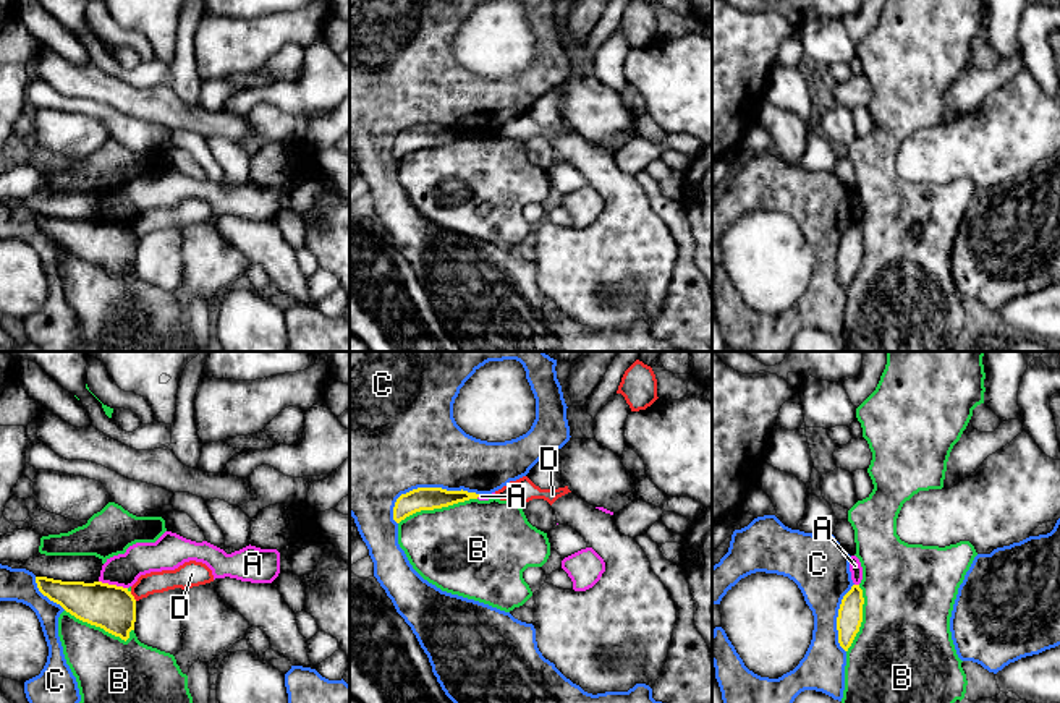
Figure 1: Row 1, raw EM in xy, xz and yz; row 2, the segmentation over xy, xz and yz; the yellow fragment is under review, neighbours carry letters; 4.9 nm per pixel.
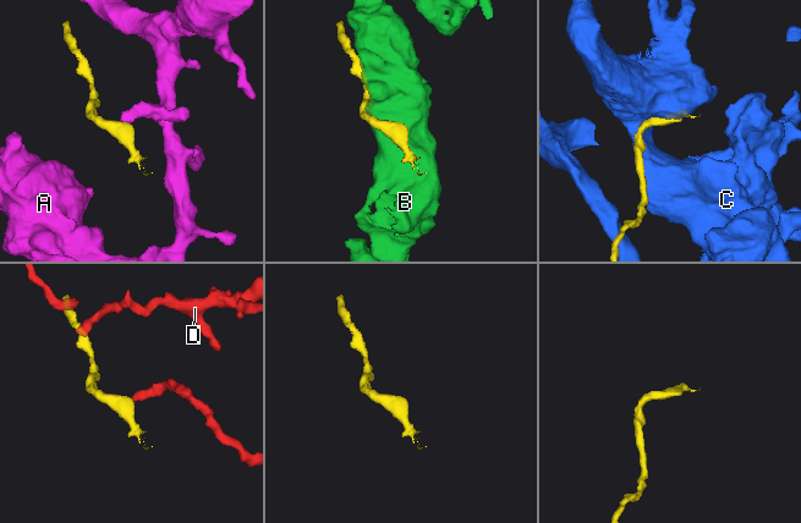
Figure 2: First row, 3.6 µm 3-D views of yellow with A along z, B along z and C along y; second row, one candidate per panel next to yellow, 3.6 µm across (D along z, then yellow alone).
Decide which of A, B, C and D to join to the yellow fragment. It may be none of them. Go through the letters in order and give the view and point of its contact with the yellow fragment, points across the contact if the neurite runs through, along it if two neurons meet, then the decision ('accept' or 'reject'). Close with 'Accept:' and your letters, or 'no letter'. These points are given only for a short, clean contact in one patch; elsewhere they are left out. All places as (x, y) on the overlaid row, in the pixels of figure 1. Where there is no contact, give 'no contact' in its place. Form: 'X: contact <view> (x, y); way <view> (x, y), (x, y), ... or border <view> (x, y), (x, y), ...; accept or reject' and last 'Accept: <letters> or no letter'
A: contact xy (114, 585); border xy (99, 580), (127, 588); reject
B: contact xz (437, 507); reject
C: contact xz (428, 488); reject
D: contact xy (133, 596); border xy (130, 592), (136, 600); reject
Accept: no letter

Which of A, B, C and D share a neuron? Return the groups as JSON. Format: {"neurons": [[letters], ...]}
{"neurons": [["A"], ["B"], ["C"], ["D"]]}

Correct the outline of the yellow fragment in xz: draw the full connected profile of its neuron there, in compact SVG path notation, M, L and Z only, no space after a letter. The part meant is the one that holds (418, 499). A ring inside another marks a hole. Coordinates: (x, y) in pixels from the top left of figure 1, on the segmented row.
M418 488L401 494L393 507L393 520L400 523L406 517L421 512L448 507L469 499L477 499L479 494L468 491L447 491L442 488Z

